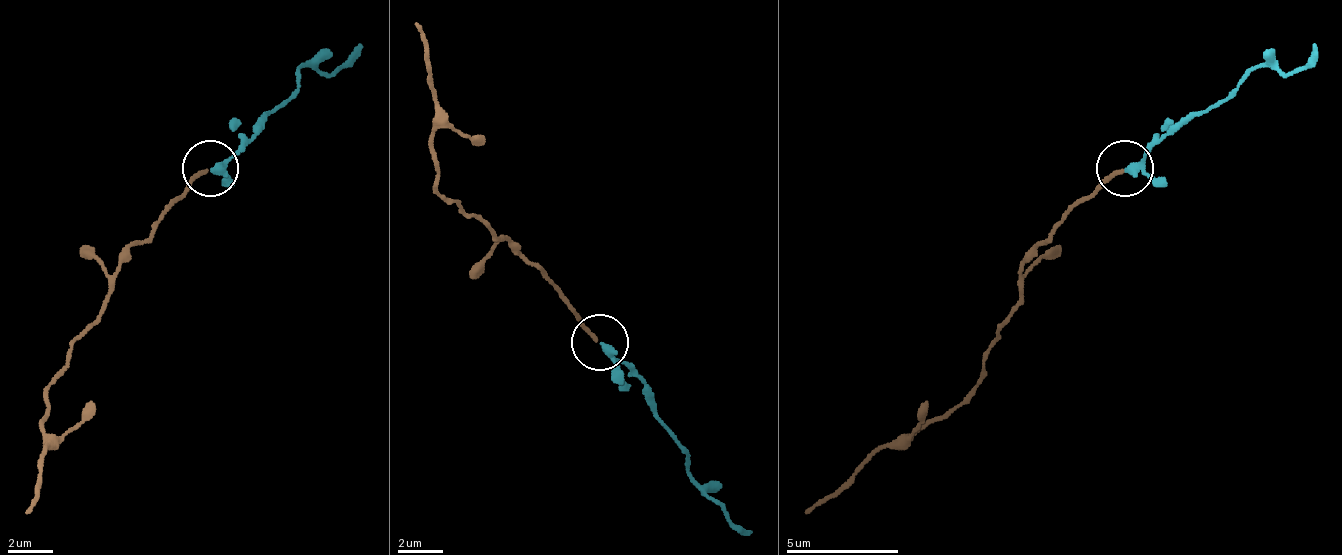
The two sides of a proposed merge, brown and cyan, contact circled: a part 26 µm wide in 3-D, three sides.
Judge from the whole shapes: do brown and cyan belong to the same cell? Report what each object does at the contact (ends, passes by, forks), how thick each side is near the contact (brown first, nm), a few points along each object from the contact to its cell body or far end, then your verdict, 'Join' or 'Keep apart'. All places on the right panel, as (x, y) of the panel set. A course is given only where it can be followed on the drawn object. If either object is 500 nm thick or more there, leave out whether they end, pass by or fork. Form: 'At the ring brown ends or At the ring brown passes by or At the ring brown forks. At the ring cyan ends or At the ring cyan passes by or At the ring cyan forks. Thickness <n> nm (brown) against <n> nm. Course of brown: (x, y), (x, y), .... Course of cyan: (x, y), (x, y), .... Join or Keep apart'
At the ring brown ends. At the ring cyan passes by. Thickness 160 nm (brown) against 240 nm. Course of brown: (1123, 167), (1021, 269), (1021, 303), (970, 393), (880, 444), (806, 512). Course of cyan: (1123, 167), (1265, 65), (1299, 71), (1316, 42). Join

